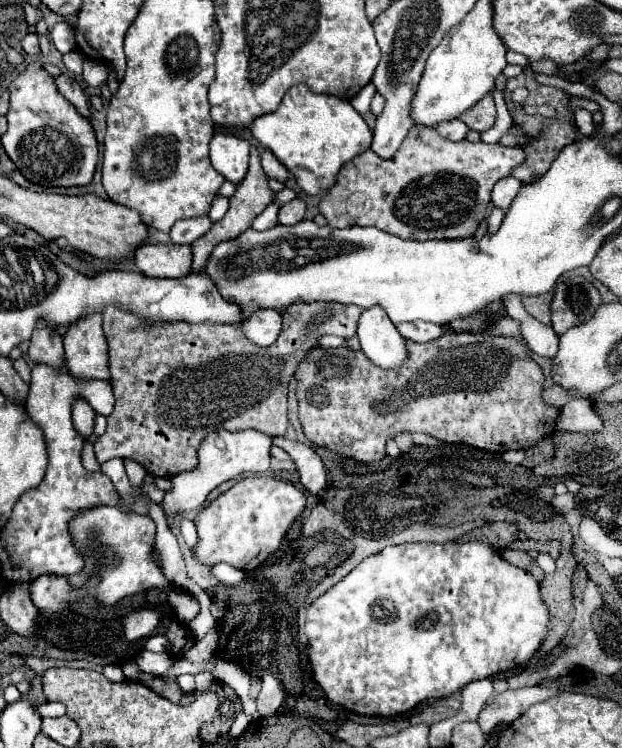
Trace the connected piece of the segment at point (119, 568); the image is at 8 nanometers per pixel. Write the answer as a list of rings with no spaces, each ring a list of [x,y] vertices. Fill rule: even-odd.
[[[91,507],[91,509],[83,509],[77,511],[69,523],[69,531],[71,531],[71,539],[75,543],[75,549],[83,555],[85,565],[79,573],[75,575],[65,575],[67,583],[71,583],[71,587],[75,589],[87,589],[89,583],[93,579],[97,579],[97,585],[93,589],[93,597],[99,605],[103,607],[111,607],[117,605],[119,601],[133,597],[141,591],[147,591],[151,587],[171,587],[171,583],[165,579],[161,567],[157,565],[153,551],[155,551],[155,523],[149,517],[141,517],[135,511],[125,511],[121,507]]]

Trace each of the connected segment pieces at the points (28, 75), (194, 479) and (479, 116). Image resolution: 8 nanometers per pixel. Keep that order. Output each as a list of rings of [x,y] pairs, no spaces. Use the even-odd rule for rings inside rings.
[[[39,63],[29,65],[9,85],[11,105],[7,113],[7,133],[1,143],[17,169],[33,183],[43,187],[75,187],[91,183],[99,159],[95,131],[71,103],[57,91],[51,75]]]
[[[215,431],[209,433],[207,439],[199,447],[199,465],[193,471],[179,473],[169,477],[171,489],[165,491],[163,497],[163,515],[167,523],[171,525],[175,517],[187,515],[189,511],[195,511],[203,505],[207,495],[219,487],[223,481],[229,481],[237,477],[237,473],[253,473],[253,471],[267,471],[269,469],[269,449],[271,449],[271,437],[261,433],[261,431],[239,431],[239,433],[229,433],[229,431]]]
[[[487,95],[475,107],[471,107],[469,111],[465,111],[459,119],[465,121],[475,131],[487,131],[487,129],[491,129],[493,123],[495,123],[495,103],[493,103],[493,97]]]

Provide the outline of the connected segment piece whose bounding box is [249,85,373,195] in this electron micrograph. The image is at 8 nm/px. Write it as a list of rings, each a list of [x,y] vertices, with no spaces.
[[[295,85],[283,97],[279,109],[251,123],[253,139],[265,145],[297,179],[297,185],[307,195],[317,195],[331,189],[343,163],[363,153],[371,145],[371,131],[365,119],[351,107],[347,99],[319,95],[305,85]]]

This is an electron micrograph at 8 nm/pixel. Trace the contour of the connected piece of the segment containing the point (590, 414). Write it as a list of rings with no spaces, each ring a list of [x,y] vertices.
[[[575,399],[561,407],[557,429],[559,431],[599,431],[601,419],[595,415],[589,399]]]

